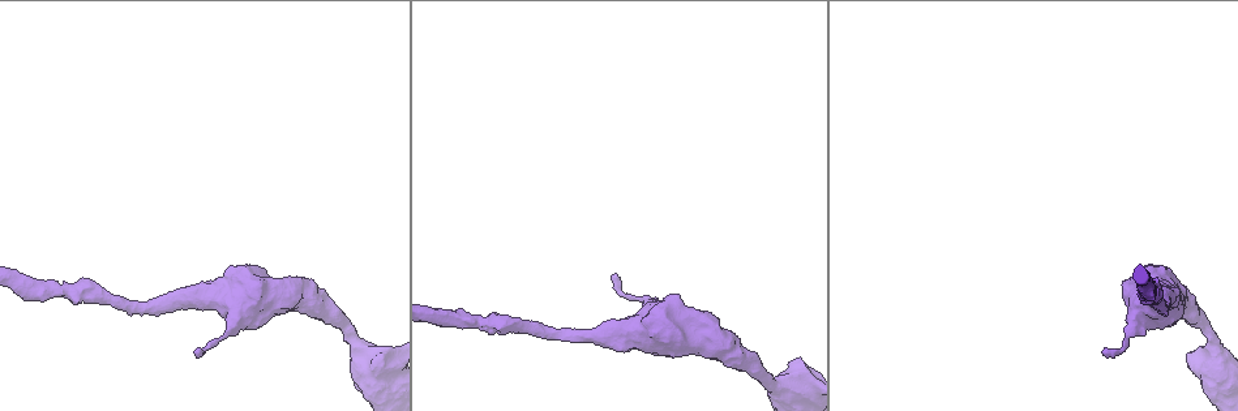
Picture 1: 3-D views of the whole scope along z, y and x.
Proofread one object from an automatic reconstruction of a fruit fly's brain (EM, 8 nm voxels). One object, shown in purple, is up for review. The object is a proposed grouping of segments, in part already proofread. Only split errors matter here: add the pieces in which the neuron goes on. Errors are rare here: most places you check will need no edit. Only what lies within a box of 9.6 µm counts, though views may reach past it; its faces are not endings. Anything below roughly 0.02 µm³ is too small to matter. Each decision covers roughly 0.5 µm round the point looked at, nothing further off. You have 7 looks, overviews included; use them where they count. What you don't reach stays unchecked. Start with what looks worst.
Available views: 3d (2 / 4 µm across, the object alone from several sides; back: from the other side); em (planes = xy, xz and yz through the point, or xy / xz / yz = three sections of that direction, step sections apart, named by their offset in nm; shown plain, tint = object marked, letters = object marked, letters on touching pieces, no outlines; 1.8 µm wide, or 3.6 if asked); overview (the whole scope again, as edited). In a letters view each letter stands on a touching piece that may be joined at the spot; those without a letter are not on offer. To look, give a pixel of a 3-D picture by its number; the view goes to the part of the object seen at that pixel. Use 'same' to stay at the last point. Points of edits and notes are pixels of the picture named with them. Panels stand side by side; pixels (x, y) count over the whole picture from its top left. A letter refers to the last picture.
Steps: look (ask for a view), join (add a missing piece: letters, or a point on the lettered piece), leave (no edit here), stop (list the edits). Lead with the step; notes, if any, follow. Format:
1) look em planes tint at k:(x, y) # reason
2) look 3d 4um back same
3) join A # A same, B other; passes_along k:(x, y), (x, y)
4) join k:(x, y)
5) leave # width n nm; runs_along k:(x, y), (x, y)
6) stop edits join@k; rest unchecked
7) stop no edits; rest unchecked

look 3d 4um at 1:(197, 348) # tapers out

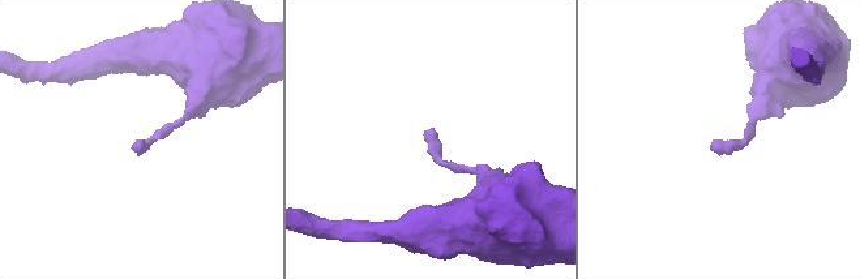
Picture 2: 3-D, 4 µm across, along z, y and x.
look em xz step 4 plain at 2:(429, 130) # shape alone is not enough

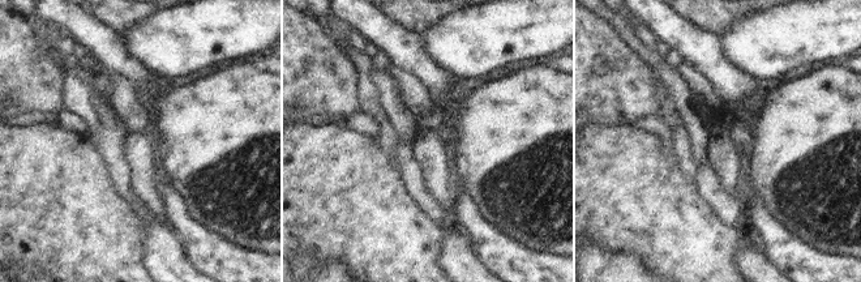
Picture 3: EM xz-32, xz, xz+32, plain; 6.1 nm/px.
look em xz step 4 letters same # see the neighbours

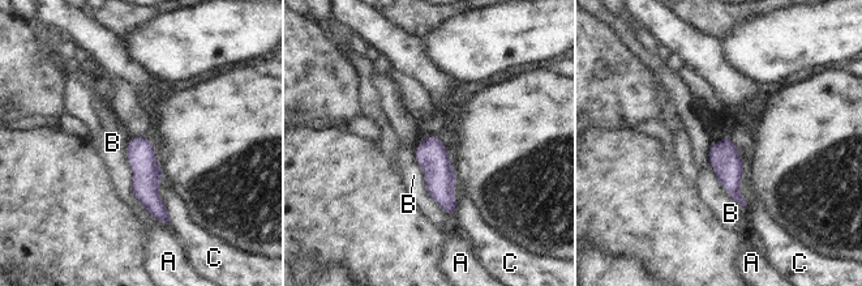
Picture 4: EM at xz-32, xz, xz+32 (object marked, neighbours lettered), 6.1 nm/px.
leave # A other, B other, C other; no lettered piece goes on from it

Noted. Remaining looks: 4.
look em 3.6um xy step 4 tint at 1:(295, 286) # stops while still wide

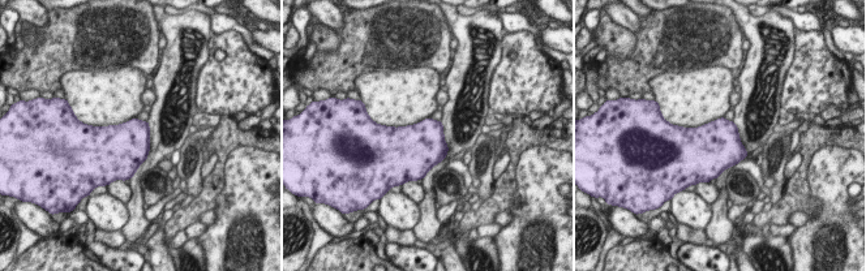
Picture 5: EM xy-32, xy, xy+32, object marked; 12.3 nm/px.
look em 3.6um planes tint same # another direction

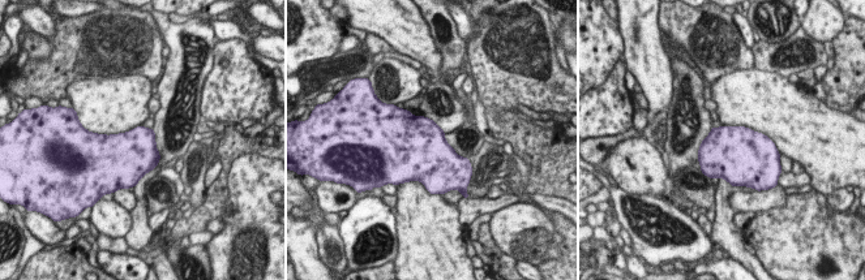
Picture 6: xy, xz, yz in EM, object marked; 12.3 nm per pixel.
look em 3.6um planes letters same

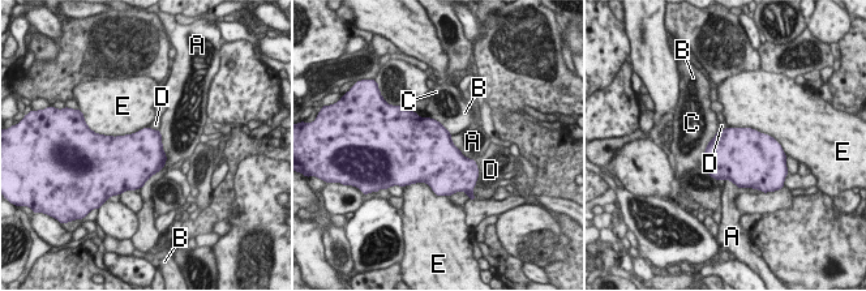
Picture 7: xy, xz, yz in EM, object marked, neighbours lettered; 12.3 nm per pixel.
leave # longest_contact A 750 nm; A other, B other, C other, D other, E other; no lettered piece goes on from it

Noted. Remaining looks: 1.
look em xz step 4 letters at 1:(783, 389) # sharp bend

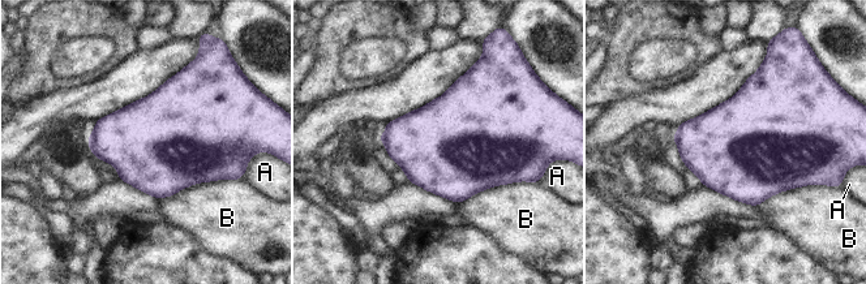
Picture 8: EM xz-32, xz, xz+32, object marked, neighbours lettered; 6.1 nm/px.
leave # width 600 nm; longest_contact B 480 nm; A other, B other; no lettered piece goes on from it

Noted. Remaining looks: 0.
stop no edits; rest unchecked

